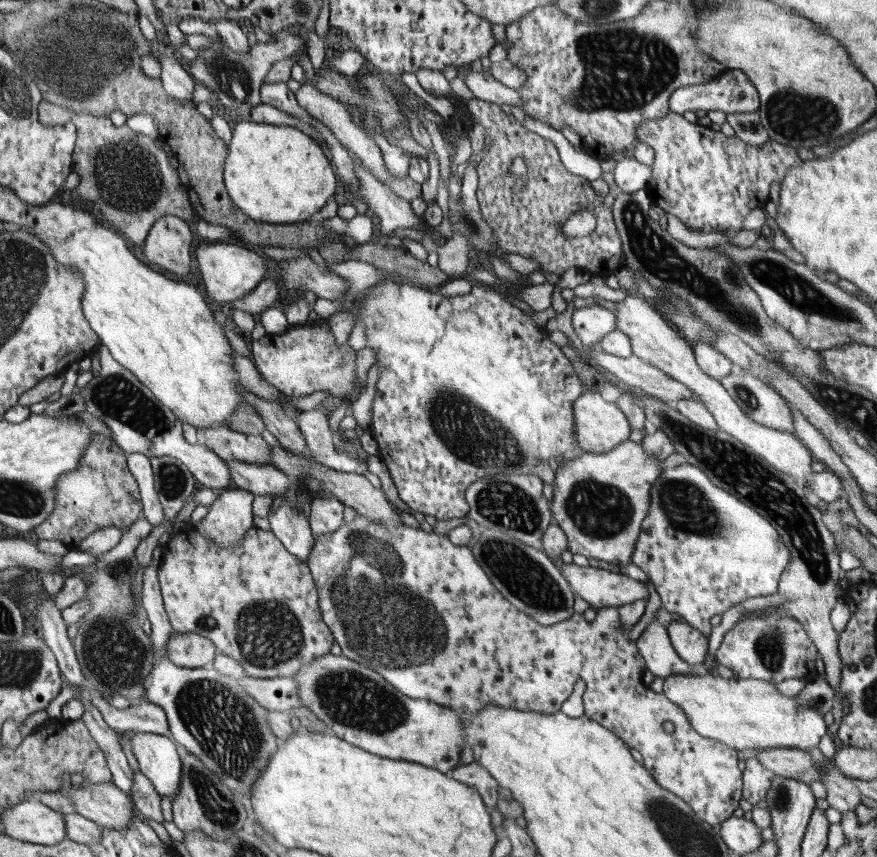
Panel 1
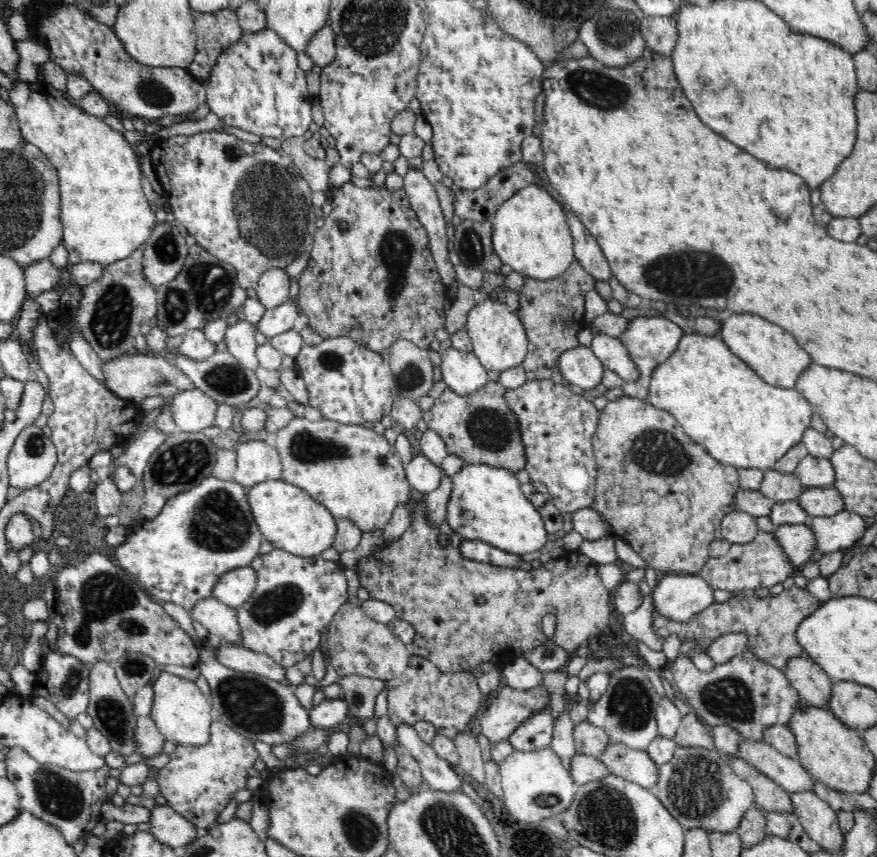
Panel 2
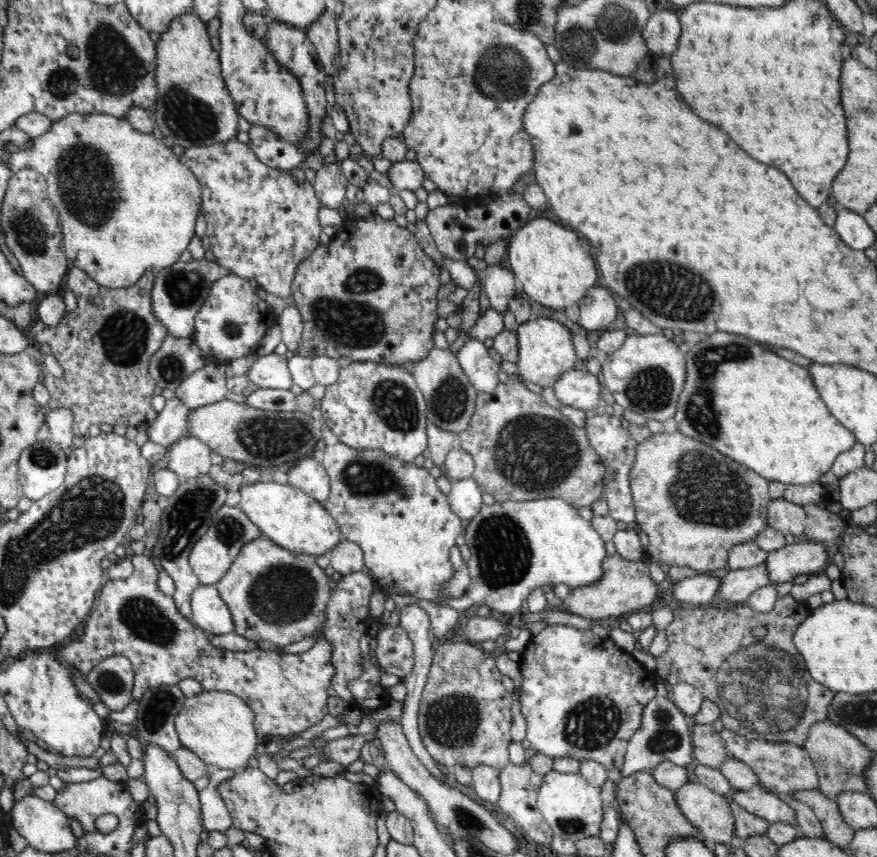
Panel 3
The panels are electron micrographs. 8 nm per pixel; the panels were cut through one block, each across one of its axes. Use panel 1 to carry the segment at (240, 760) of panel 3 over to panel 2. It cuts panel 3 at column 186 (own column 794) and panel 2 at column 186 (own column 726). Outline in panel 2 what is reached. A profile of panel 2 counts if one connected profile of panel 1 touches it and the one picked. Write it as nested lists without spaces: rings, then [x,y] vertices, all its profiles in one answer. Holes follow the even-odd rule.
[[[162,670],[152,682],[152,690],[154,690],[154,700],[150,716],[156,722],[162,736],[166,738],[166,742],[172,742],[174,746],[194,746],[194,748],[210,744],[210,726],[216,716],[210,708],[210,702],[196,686],[196,682],[166,674]]]

